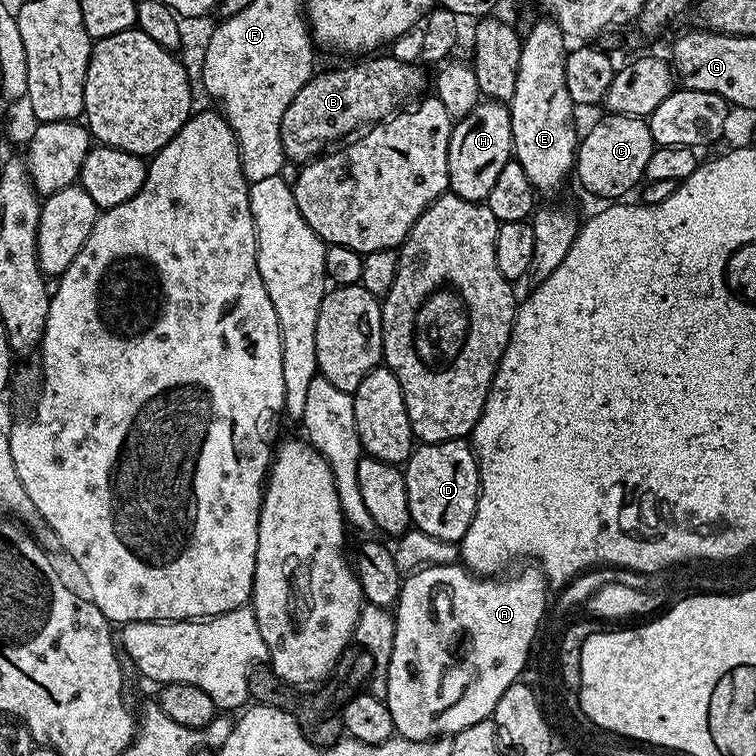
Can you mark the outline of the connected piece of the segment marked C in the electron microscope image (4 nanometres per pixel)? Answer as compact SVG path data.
M605 115L605 120L600 120L588 133L583 133L576 149L576 162L574 165L575 179L580 179L580 184L588 192L601 196L604 202L616 202L624 196L636 183L639 185L644 180L646 162L650 162L650 154L654 147L654 141L648 129L647 119L638 116Z

